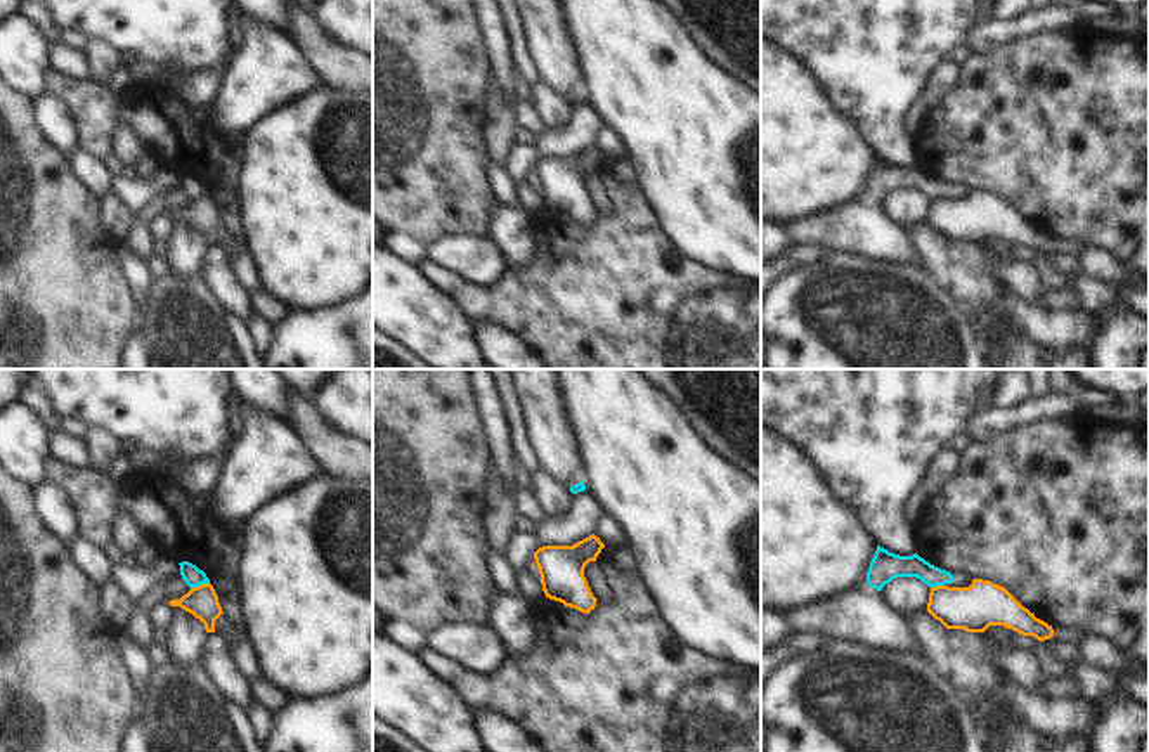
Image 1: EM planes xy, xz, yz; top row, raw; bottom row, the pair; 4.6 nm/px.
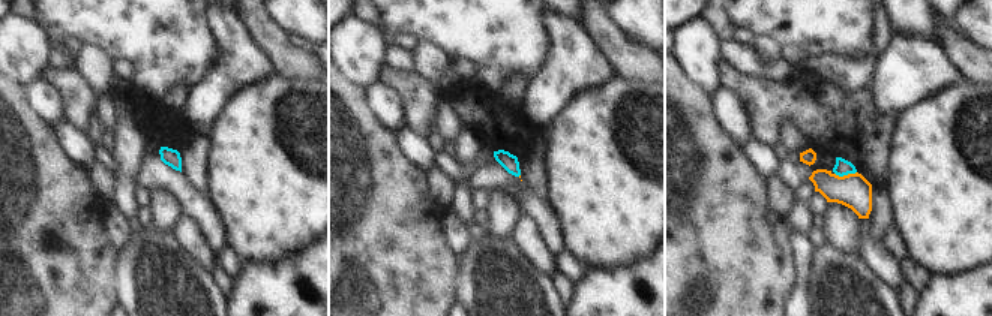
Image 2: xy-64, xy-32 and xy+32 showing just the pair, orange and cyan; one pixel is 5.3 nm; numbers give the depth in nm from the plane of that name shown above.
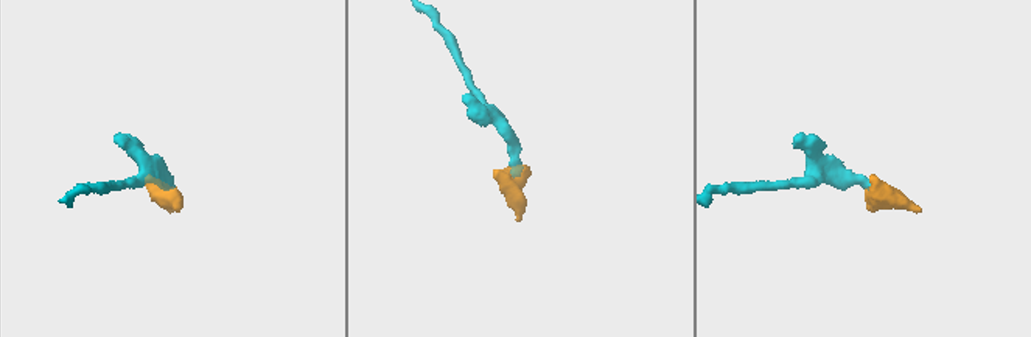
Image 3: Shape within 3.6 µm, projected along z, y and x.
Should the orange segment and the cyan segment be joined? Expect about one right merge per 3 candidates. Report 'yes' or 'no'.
no

